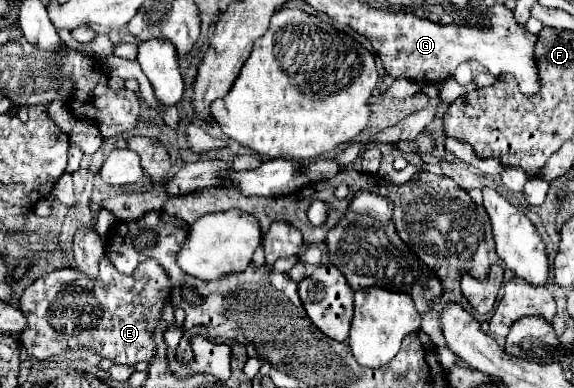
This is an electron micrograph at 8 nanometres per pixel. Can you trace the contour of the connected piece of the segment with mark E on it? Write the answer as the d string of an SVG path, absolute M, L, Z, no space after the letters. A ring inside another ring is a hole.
M105 255L99 261L99 277L79 277L75 269L61 267L53 273L47 273L39 277L31 287L25 289L21 297L21 311L27 317L29 329L21 335L25 349L35 359L49 359L65 351L73 351L77 347L87 347L89 351L97 353L103 359L109 359L117 365L133 365L137 361L147 361L153 357L155 347L151 345L151 329L157 325L157 319L161 317L163 301L171 293L171 281L165 273L165 269L155 259L145 259L131 275L119 273L109 257Z

